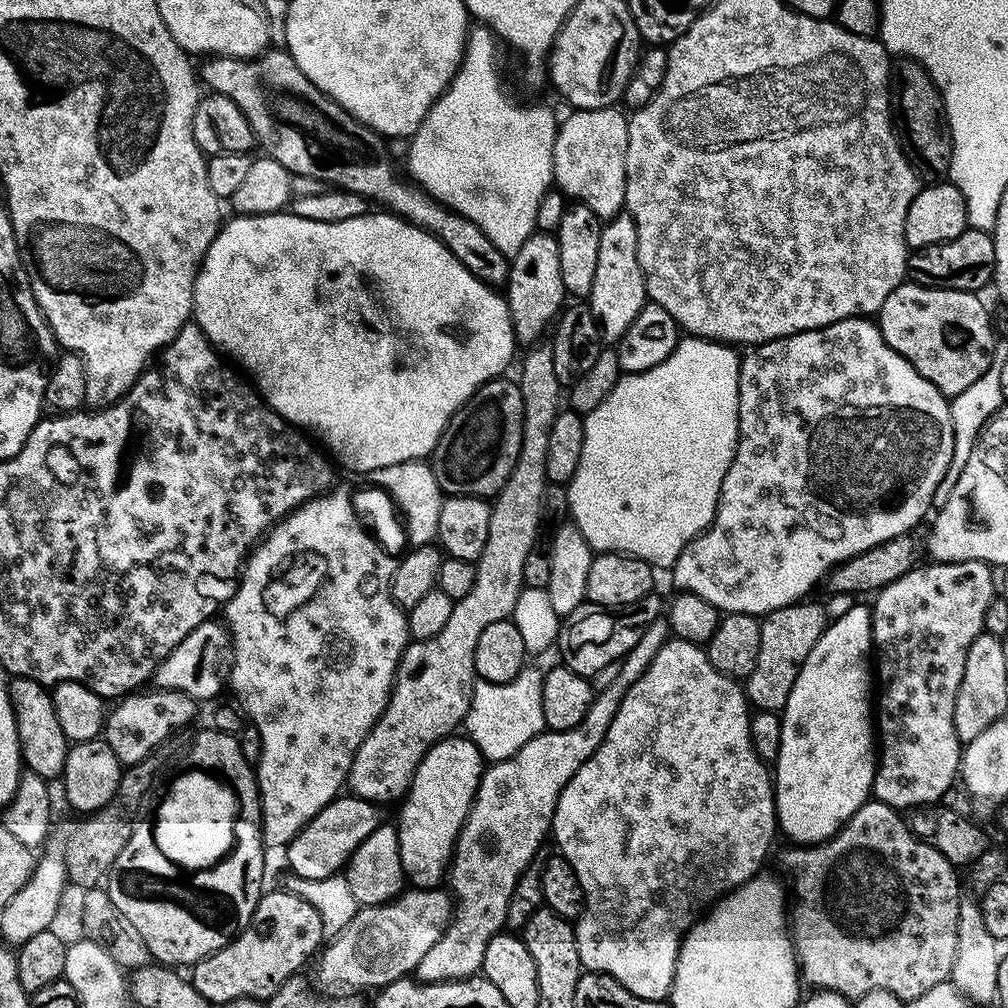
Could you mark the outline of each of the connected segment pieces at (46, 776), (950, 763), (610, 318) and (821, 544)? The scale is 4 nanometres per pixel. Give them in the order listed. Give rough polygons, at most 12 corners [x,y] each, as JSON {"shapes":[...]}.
{"shapes":[[[18,676],[8,696],[23,767],[63,777],[70,741],[45,685]],[[983,560],[928,562],[871,601],[872,796],[957,783],[954,698],[996,596]],[[634,218],[602,227],[586,298],[619,345],[648,300]],[[871,319],[753,347],[674,589],[760,618],[909,535],[952,405]]]}

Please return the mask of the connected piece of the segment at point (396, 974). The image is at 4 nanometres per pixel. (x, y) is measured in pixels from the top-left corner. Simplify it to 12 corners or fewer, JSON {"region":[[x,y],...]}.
{"region":[[425,889],[361,905],[319,953],[327,997],[411,975],[448,916]]}

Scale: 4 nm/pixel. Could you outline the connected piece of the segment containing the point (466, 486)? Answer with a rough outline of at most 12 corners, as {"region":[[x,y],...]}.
{"region":[[476,389],[430,453],[441,492],[495,497],[522,450],[522,394]]}

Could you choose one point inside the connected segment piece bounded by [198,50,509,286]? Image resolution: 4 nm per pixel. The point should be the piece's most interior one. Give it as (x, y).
(297, 124)

